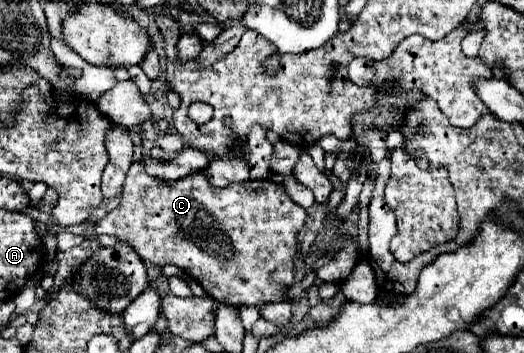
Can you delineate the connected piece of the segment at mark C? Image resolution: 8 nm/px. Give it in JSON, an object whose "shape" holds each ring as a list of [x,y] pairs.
{"shape":[[[138,161],[126,175],[120,205],[102,221],[98,221],[92,227],[92,233],[106,233],[124,239],[144,261],[150,261],[156,267],[172,263],[196,279],[202,289],[218,303],[242,307],[290,301],[286,299],[286,289],[294,283],[294,255],[298,251],[296,235],[304,227],[304,221],[306,211],[300,205],[292,203],[292,199],[286,195],[284,185],[278,185],[274,181],[246,181],[216,189],[200,171],[194,171],[188,177],[168,183],[146,175],[144,163]]]}

